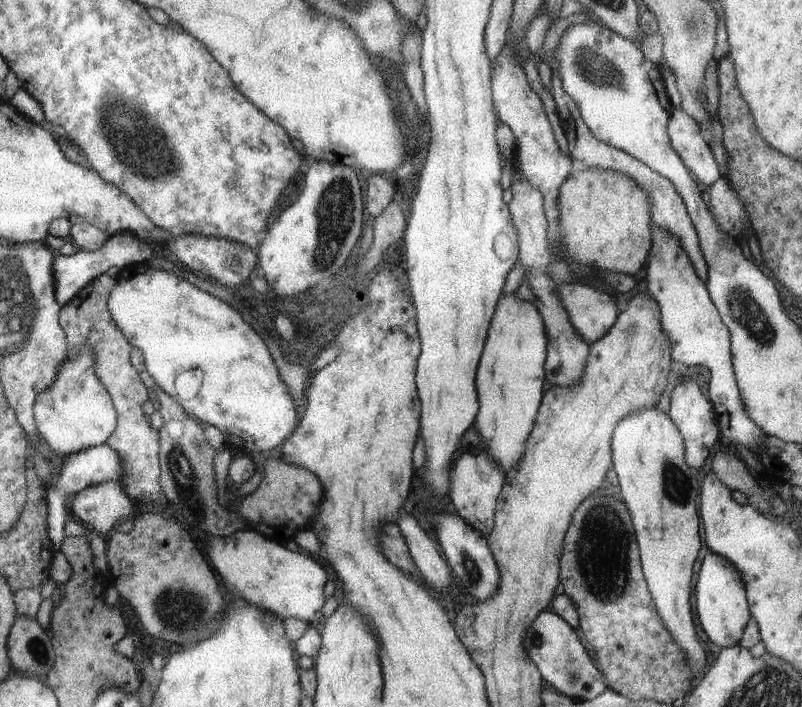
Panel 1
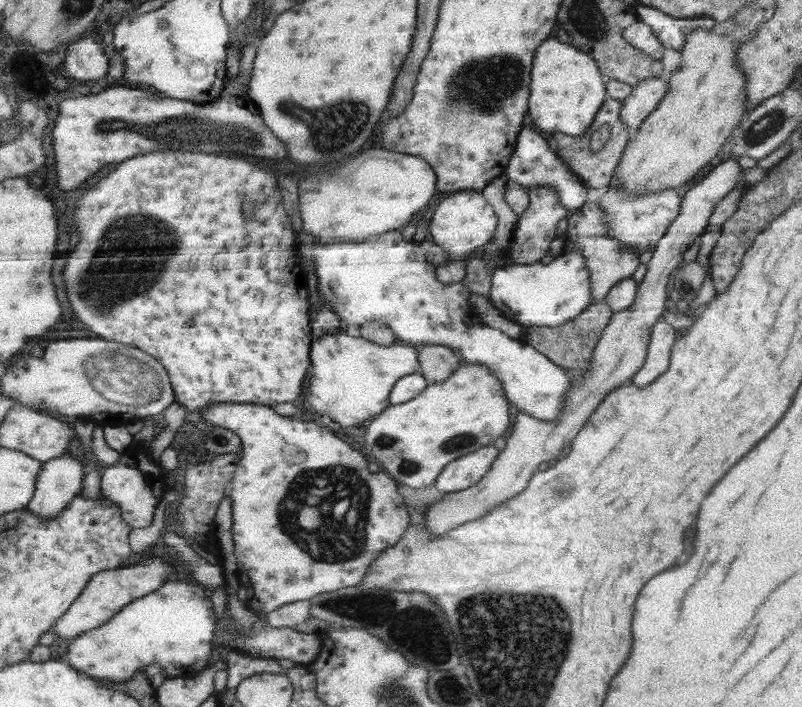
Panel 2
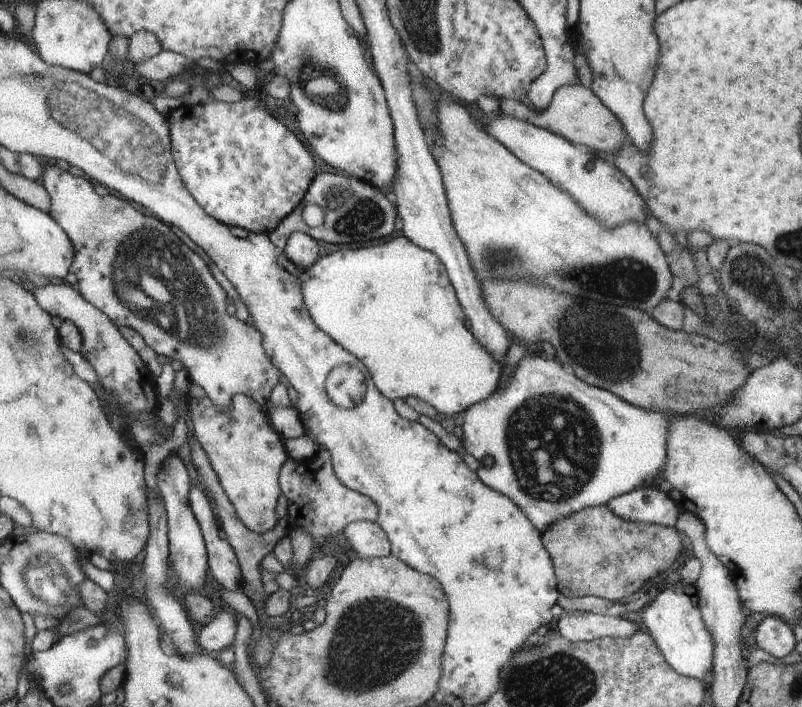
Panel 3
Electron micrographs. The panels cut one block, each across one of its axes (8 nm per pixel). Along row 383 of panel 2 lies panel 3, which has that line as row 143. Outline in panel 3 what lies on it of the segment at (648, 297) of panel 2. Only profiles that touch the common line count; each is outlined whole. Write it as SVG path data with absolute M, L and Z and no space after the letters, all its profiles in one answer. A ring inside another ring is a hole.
M584 85L560 86L554 92L550 104L546 110L536 112L534 108L524 105L520 100L499 100L501 114L508 114L516 120L530 122L538 128L549 130L558 136L564 138L573 145L581 145L598 152L616 152L624 144L625 128L622 123L590 90L590 87Z

